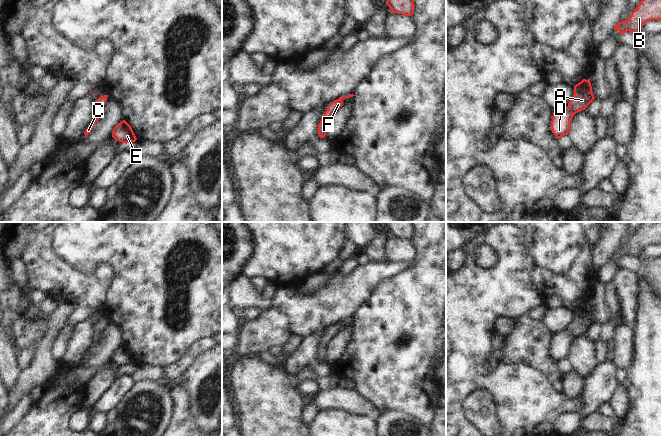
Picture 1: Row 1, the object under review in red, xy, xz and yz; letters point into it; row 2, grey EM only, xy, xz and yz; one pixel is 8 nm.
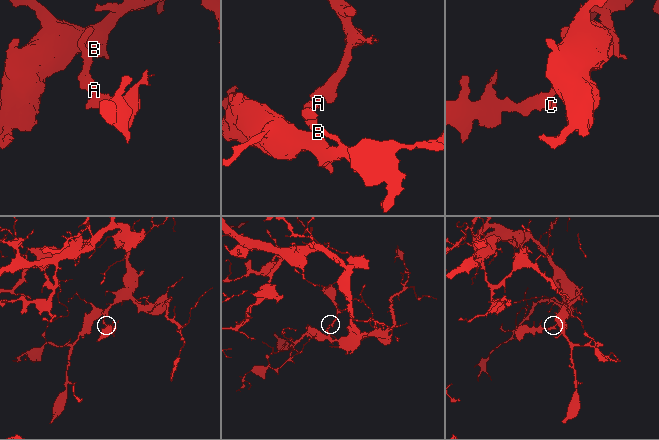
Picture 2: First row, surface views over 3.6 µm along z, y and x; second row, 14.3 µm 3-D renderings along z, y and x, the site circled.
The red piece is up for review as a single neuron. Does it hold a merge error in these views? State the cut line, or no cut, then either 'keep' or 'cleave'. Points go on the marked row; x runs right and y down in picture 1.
cut none; keep

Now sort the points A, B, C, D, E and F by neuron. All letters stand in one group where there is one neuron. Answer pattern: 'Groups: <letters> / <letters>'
Groups: A B C D E F

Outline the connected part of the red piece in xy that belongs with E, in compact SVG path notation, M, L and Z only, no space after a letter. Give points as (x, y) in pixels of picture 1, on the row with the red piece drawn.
M125 120L114 127L112 137L122 143L132 143L137 140L131 126Z

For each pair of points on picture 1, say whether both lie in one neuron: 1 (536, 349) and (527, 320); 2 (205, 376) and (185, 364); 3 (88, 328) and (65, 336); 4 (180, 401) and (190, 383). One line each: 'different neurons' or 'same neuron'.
1: same neuron
2: different neurons
3: different neurons
4: different neurons

